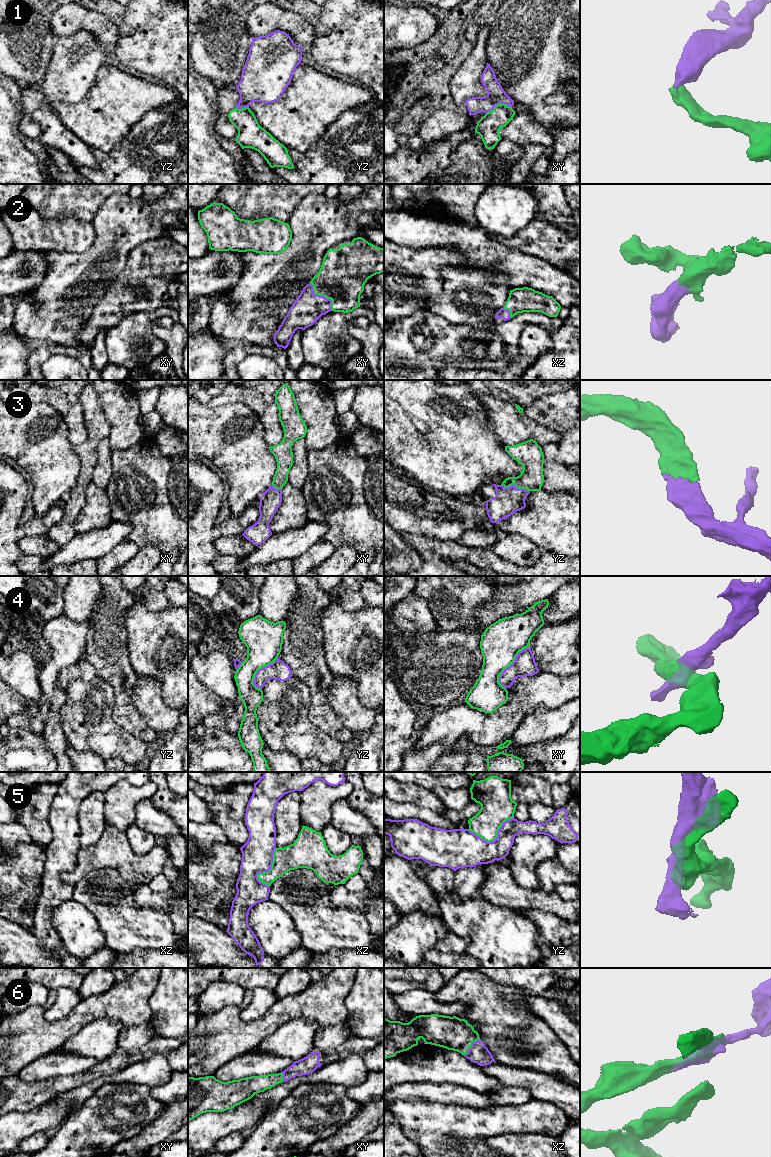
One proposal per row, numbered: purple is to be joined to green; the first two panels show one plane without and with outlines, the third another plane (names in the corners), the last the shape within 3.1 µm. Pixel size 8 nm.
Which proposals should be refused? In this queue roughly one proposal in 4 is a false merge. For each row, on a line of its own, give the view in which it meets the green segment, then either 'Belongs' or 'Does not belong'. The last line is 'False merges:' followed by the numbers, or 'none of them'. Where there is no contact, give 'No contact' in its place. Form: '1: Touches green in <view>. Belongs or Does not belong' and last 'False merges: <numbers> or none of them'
1: Touches green in xy. Belongs
2: Touches green in xy. Belongs
3: Touches green in yz. Belongs
4: Touches green in xy. Does not belong
5: Touches green in yz. Does not belong
6: Touches green in xz. Belongs
False merges: 4, 5

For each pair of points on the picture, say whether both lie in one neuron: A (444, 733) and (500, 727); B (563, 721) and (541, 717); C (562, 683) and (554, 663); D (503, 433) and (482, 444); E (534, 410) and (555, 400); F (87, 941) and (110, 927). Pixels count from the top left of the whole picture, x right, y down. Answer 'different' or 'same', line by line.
A: same
B: same
C: different
D: different
E: same
F: different

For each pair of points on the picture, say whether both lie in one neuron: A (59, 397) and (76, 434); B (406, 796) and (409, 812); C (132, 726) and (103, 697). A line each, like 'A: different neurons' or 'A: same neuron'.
A: same neuron
B: different neurons
C: different neurons

